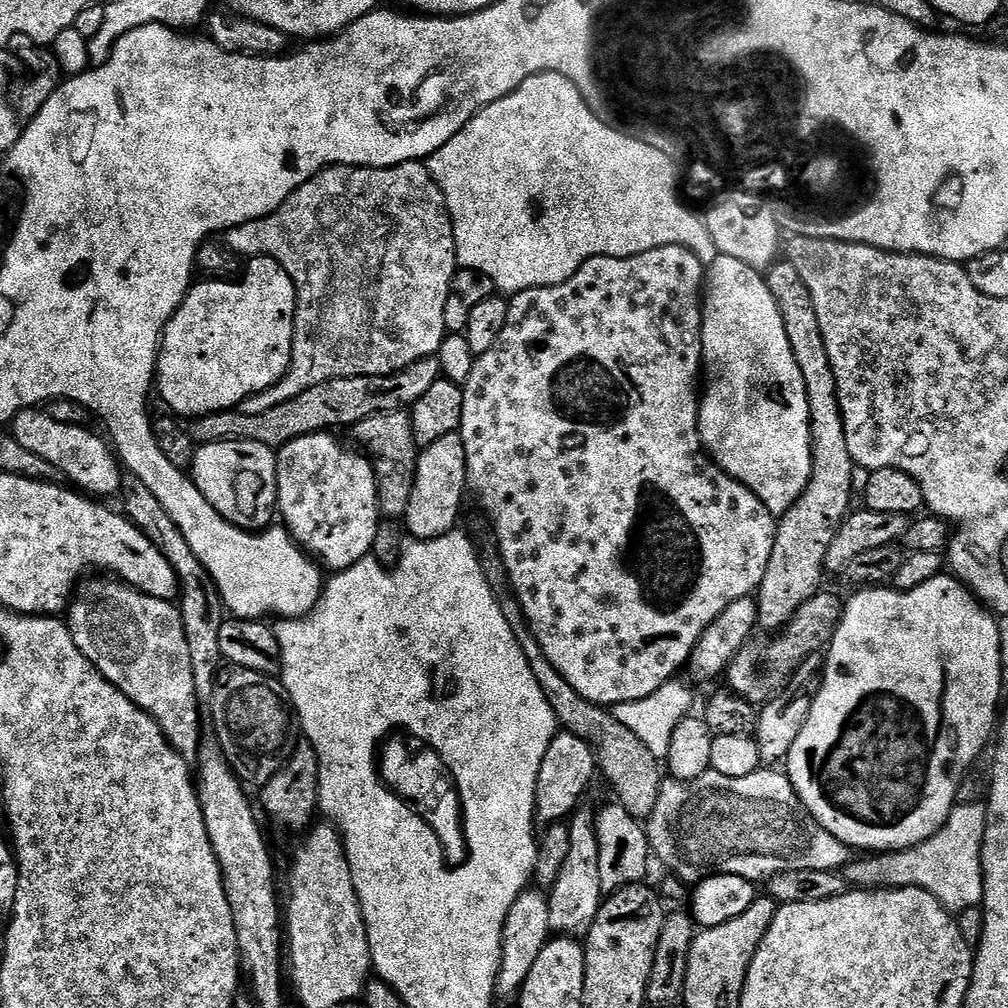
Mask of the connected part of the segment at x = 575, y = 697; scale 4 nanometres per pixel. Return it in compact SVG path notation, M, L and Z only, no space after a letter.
M495 543L480 544L478 548L480 554L480 565L486 574L486 582L490 582L492 593L496 596L496 601L500 603L502 614L506 622L510 622L510 630L514 630L516 641L522 646L526 658L530 662L530 670L534 670L534 678L538 678L538 686L542 686L542 694L546 694L546 702L550 702L550 710L554 710L556 723L561 729L578 738L582 738L592 747L592 752L596 756L596 766L599 775L604 776L606 783L612 787L612 792L619 804L624 807L630 815L637 818L647 818L654 810L654 802L658 802L662 775L662 764L657 756L650 754L642 742L642 738L637 738L633 732L626 730L622 722L607 707L599 704L591 704L566 678L554 670L554 666L544 656L544 652L538 646L534 634L528 627L528 619L524 617L524 612L508 583L508 572L504 569L504 563L500 557L500 550Z

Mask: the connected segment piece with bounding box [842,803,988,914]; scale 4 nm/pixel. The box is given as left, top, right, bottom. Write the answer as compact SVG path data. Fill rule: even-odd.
M957 803L948 821L932 835L931 840L905 848L902 852L864 854L849 859L842 875L856 890L921 888L934 894L943 908L953 914L979 908L984 902L984 867L980 855L987 829L988 810L983 803Z

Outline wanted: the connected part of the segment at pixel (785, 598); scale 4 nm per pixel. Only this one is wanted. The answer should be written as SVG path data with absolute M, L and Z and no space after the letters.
M780 260L773 264L765 275L765 280L767 285L770 286L770 292L773 294L774 300L778 303L778 310L782 316L783 325L786 328L786 336L790 341L791 353L794 354L795 362L798 364L798 370L802 370L802 382L806 382L806 402L810 406L810 438L812 439L812 469L810 470L808 485L805 486L803 494L796 499L794 506L790 506L790 510L779 517L776 526L776 537L774 538L774 550L770 550L770 562L766 566L766 574L762 574L762 582L754 596L759 627L761 629L765 628L765 630L768 631L765 633L775 634L783 630L783 628L792 621L792 616L798 614L798 610L802 606L806 606L806 602L810 602L810 598L814 598L816 593L821 591L823 584L820 583L823 582L824 576L826 577L826 569L824 567L824 563L826 562L826 550L830 550L830 542L834 542L834 534L838 534L838 530L850 515L850 509L853 507L853 505L851 506L852 479L858 475L858 469L856 465L853 464L852 459L850 458L850 450L846 446L846 428L842 422L842 410L840 409L840 403L838 402L838 386L836 385L836 379L834 378L834 370L830 366L829 355L826 353L825 342L822 341L821 327L818 323L818 314L815 313L813 298L811 298L810 292L806 288L806 284L802 282L798 270L795 270L793 264L787 260Z

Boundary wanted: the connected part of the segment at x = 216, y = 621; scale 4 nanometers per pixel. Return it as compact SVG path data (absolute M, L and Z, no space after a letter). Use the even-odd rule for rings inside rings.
M131 474L125 475L122 480L122 497L124 496L123 515L132 521L134 527L142 530L158 550L162 550L162 558L174 566L176 577L180 580L180 595L178 607L182 626L186 630L186 642L190 645L190 670L194 670L194 686L196 697L202 706L211 705L214 694L214 681L217 672L222 668L222 657L218 646L218 630L222 630L226 619L224 599L220 597L220 591L216 583L210 578L210 574L198 562L194 550L190 550L190 542L182 538L182 530L174 526L174 518L162 510L162 502L154 498L153 492L147 486Z

